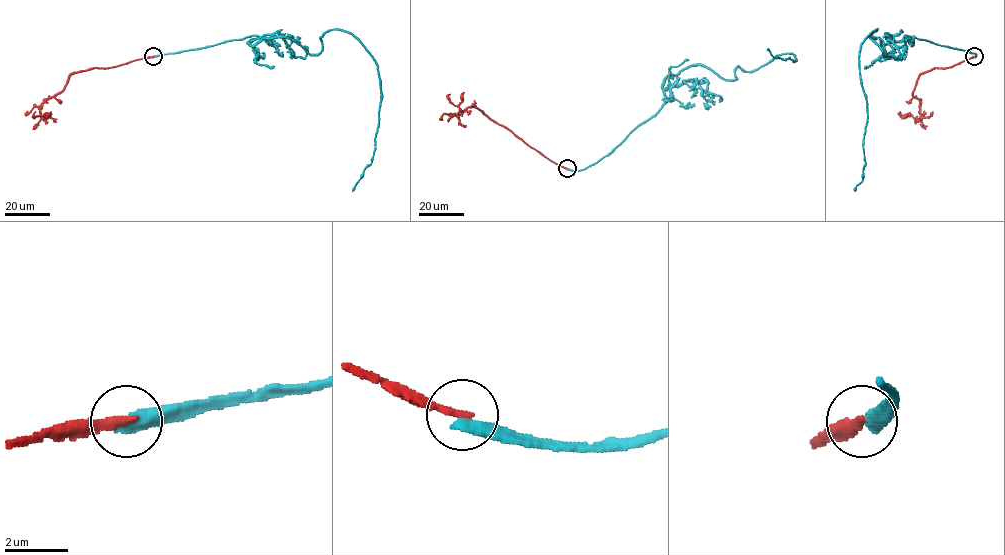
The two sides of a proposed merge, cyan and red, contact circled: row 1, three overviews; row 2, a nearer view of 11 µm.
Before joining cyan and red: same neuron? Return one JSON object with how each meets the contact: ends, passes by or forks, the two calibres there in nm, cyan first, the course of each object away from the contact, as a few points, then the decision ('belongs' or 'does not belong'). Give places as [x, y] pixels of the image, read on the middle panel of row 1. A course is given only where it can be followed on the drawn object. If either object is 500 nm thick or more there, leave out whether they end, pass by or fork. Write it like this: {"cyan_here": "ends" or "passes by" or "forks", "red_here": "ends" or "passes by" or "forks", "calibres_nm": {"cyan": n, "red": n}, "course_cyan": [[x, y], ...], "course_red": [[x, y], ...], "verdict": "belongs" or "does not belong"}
{"cyan_here": "ends", "red_here": "ends", "calibres_nm": {"cyan": 480, "red": 260}, "course_cyan": [[567, 168], [650, 119], [672, 98], [667, 77], [795, 60], [767, 49]], "course_red": [[567, 168], [530, 147], [480, 109], [468, 107], [455, 114], [459, 109], [449, 99], [450, 94]], "verdict": "does not belong"}

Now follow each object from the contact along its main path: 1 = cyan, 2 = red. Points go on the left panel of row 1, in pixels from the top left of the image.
1: (152, 56), (255, 35), (318, 54), (331, 29), (353, 35), (380, 101), (352, 191)
2: (152, 56), (116, 66), (74, 72), (65, 87), (42, 103), (41, 116), (45, 118), (34, 116), (35, 111)

